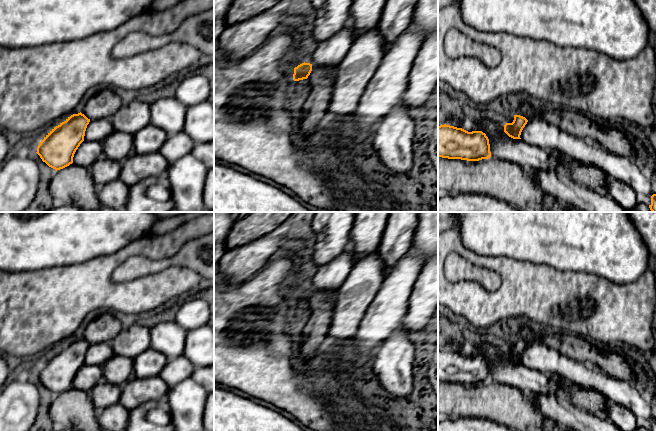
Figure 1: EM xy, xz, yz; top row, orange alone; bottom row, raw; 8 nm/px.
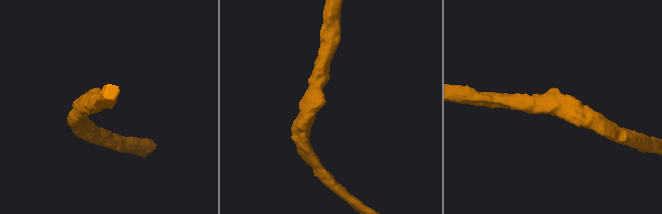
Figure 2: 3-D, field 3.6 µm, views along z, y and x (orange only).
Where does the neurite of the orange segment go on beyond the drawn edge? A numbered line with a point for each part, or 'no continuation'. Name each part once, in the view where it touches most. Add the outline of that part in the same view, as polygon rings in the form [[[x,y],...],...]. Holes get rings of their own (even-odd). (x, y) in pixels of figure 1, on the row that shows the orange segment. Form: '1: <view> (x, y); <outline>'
no continuation

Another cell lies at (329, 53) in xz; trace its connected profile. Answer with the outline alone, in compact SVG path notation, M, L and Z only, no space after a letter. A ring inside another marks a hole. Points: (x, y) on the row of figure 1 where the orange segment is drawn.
M349 21L339 32L317 45L308 63L314 66L335 68L346 56L354 40L352 22Z

